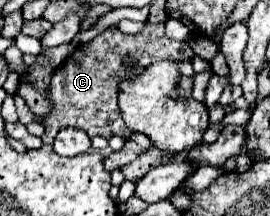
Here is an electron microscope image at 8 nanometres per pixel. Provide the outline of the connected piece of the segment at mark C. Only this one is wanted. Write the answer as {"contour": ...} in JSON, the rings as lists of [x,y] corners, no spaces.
{"contour":[[[147,23],[145,33],[137,35],[125,35],[117,29],[117,25],[107,27],[101,35],[93,37],[89,43],[79,45],[73,55],[53,73],[51,81],[51,99],[53,99],[53,111],[49,117],[43,119],[45,135],[41,137],[43,143],[51,145],[57,131],[61,127],[79,127],[89,137],[101,135],[119,135],[129,137],[129,129],[125,129],[125,123],[121,121],[121,111],[117,109],[117,85],[123,77],[135,77],[141,73],[149,63],[161,61],[161,59],[173,59],[173,61],[185,61],[191,59],[195,53],[189,47],[187,41],[175,41],[165,37],[163,33],[153,31],[153,25]]]}

